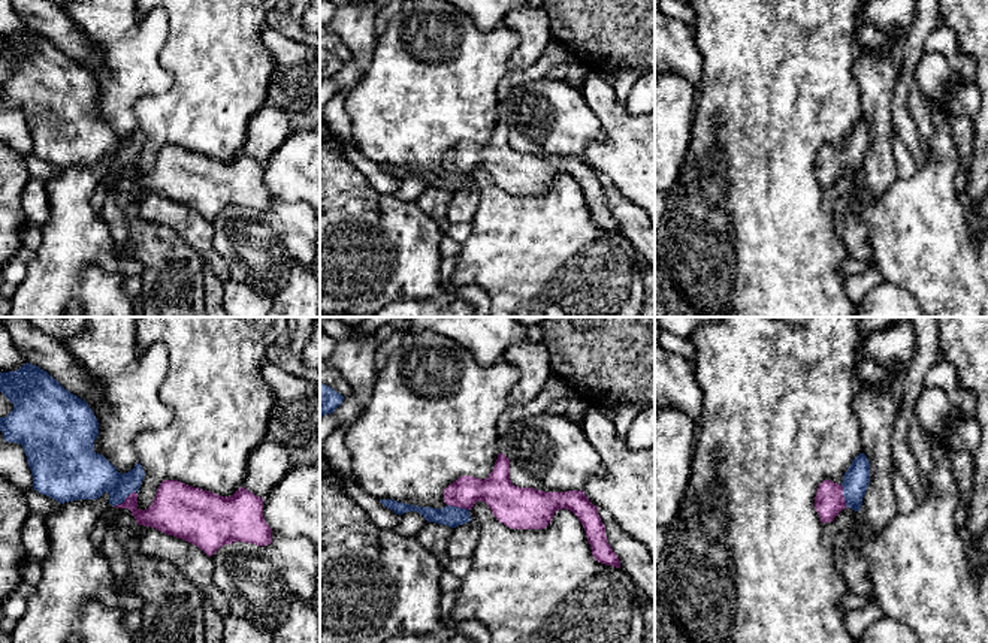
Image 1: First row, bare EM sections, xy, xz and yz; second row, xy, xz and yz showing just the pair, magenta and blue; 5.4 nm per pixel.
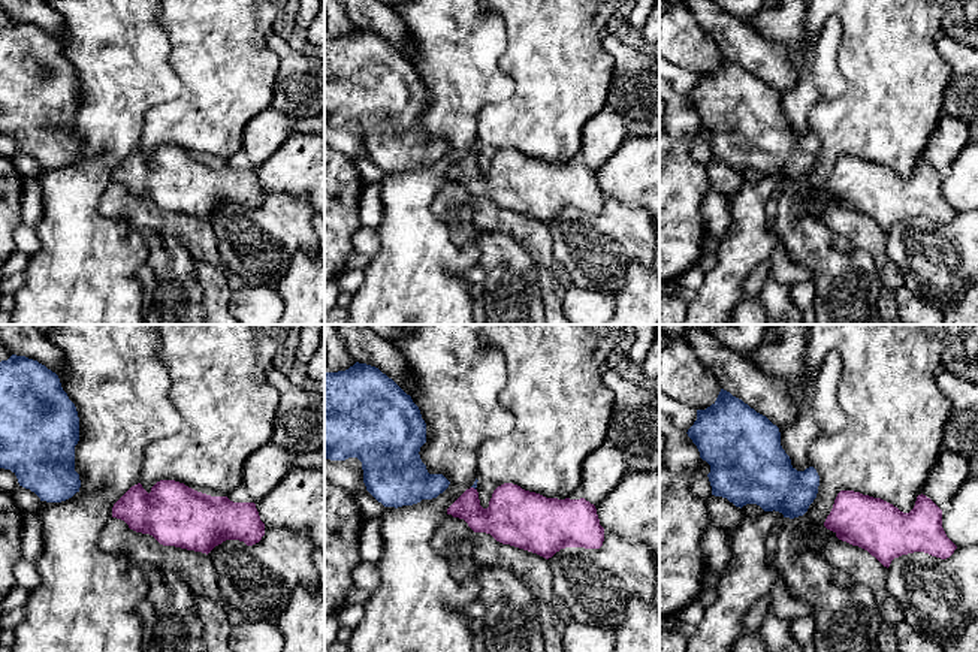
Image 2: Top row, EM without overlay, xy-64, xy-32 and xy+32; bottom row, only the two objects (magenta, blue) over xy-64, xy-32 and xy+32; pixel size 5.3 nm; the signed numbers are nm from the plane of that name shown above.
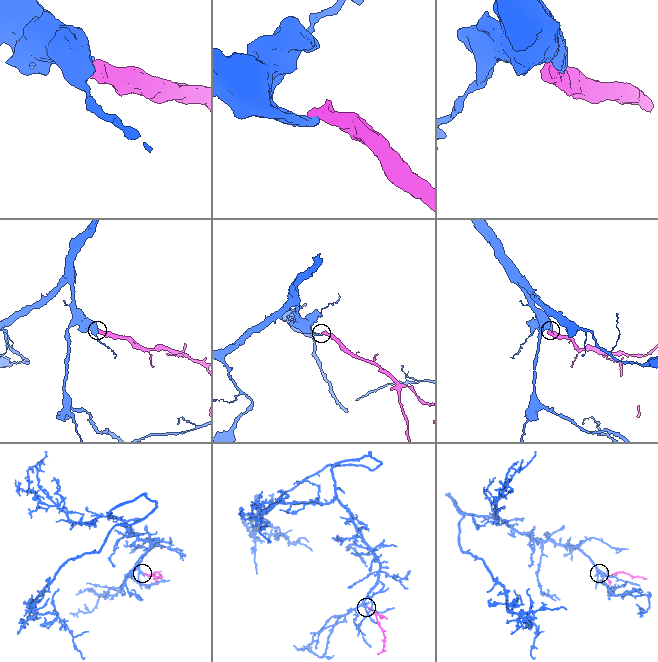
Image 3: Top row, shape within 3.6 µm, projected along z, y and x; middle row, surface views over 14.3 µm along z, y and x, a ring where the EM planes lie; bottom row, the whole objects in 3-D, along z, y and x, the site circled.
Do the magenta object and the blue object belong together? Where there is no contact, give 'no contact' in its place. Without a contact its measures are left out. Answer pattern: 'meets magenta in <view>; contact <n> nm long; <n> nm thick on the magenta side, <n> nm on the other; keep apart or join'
meets magenta in xy; contact 150 nm long; 220 nm thick on the magenta side, 260 nm on the other; join

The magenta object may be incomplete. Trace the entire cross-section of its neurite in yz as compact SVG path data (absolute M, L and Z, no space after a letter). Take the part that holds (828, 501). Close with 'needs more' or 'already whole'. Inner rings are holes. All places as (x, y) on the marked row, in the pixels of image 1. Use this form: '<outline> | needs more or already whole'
M859 453L845 473L840 484L824 480L815 496L815 508L822 523L833 522L846 507L859 511L870 483L870 462Z | needs more

